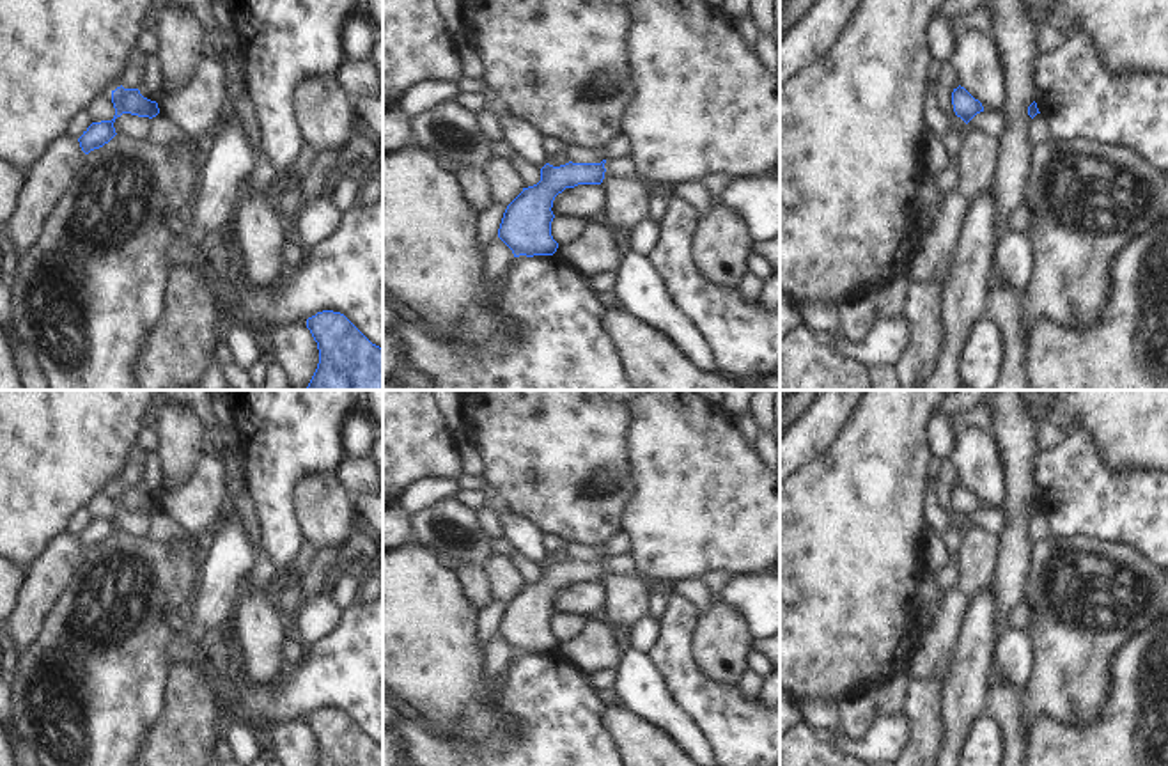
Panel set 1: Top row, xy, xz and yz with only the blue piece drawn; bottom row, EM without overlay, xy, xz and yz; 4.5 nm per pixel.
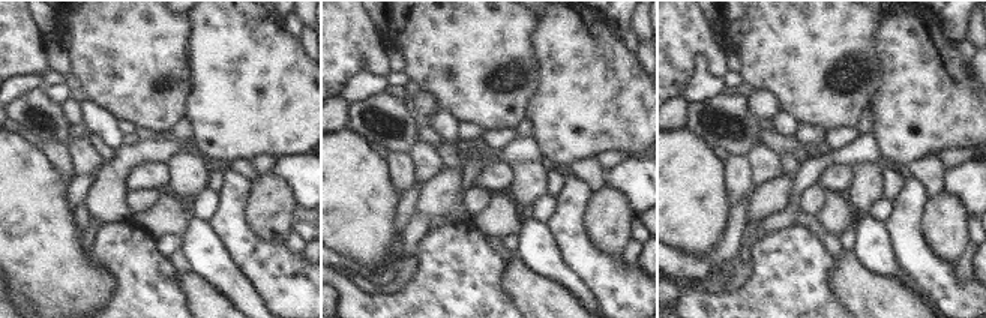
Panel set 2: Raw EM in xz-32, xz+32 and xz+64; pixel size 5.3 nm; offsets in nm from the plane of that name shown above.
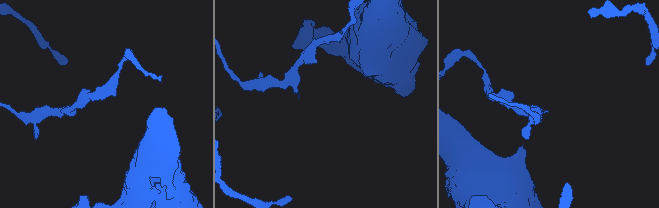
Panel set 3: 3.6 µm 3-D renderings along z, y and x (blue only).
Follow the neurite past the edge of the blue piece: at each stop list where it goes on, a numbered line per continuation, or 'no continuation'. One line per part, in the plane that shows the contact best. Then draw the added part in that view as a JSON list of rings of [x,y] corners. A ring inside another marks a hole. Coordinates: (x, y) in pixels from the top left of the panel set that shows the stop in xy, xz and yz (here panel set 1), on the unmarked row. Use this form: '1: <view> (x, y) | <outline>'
no continuation

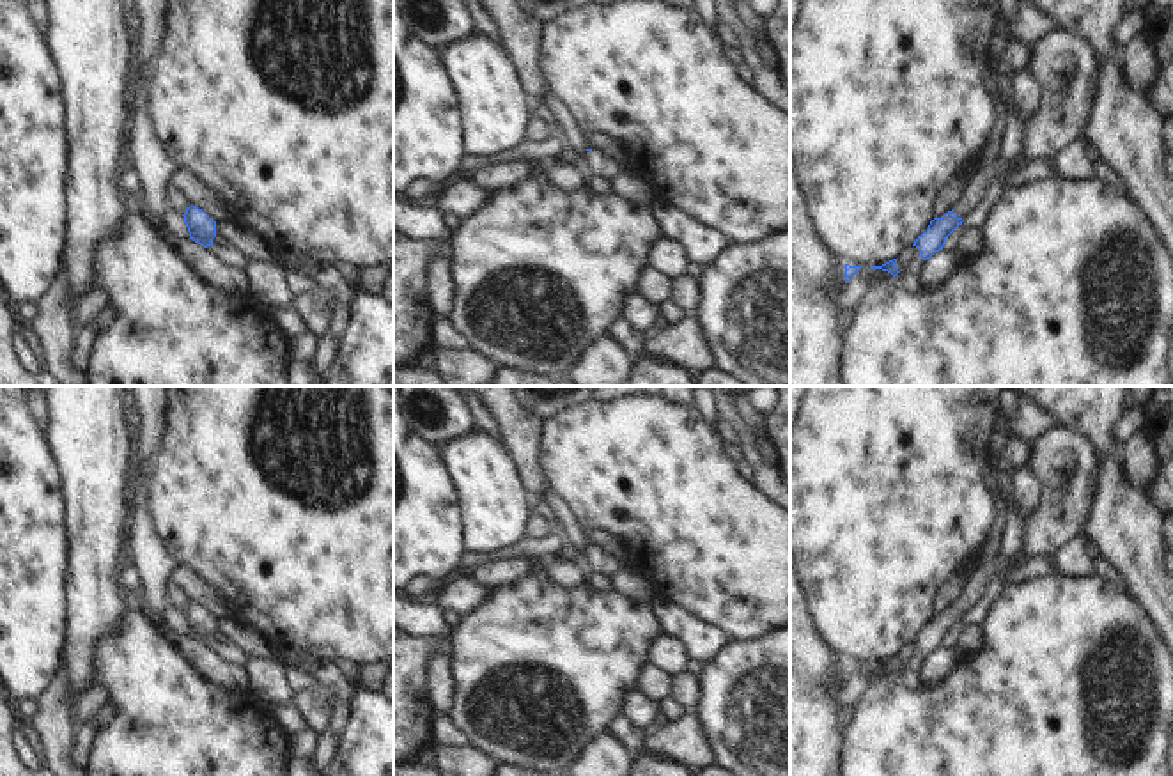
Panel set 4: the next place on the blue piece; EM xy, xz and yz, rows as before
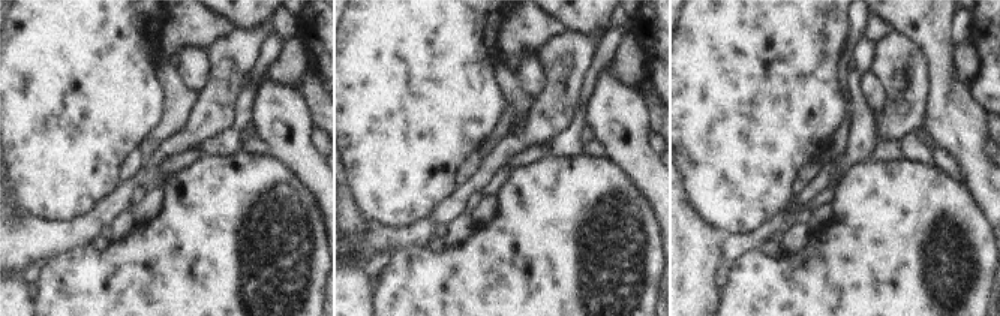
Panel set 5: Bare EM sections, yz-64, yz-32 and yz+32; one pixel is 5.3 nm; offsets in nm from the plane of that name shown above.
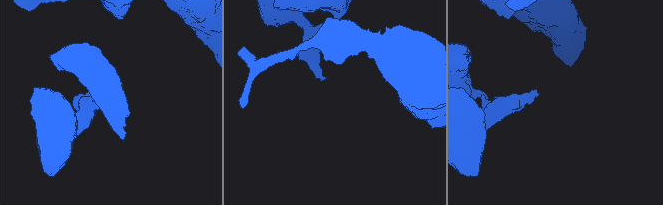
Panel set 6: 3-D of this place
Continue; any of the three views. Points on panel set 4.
1: yz (977, 582) | [[[999,556],[994,563],[987,563],[985,567],[976,569],[967,576],[967,585],[962,595],[953,604],[957,615],[966,617],[976,606],[992,576],[1003,567],[1005,560]]]

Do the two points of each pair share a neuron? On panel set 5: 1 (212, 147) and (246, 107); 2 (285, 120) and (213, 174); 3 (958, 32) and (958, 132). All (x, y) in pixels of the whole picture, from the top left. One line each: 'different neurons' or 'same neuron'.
1: same neuron
2: different neurons
3: different neurons

